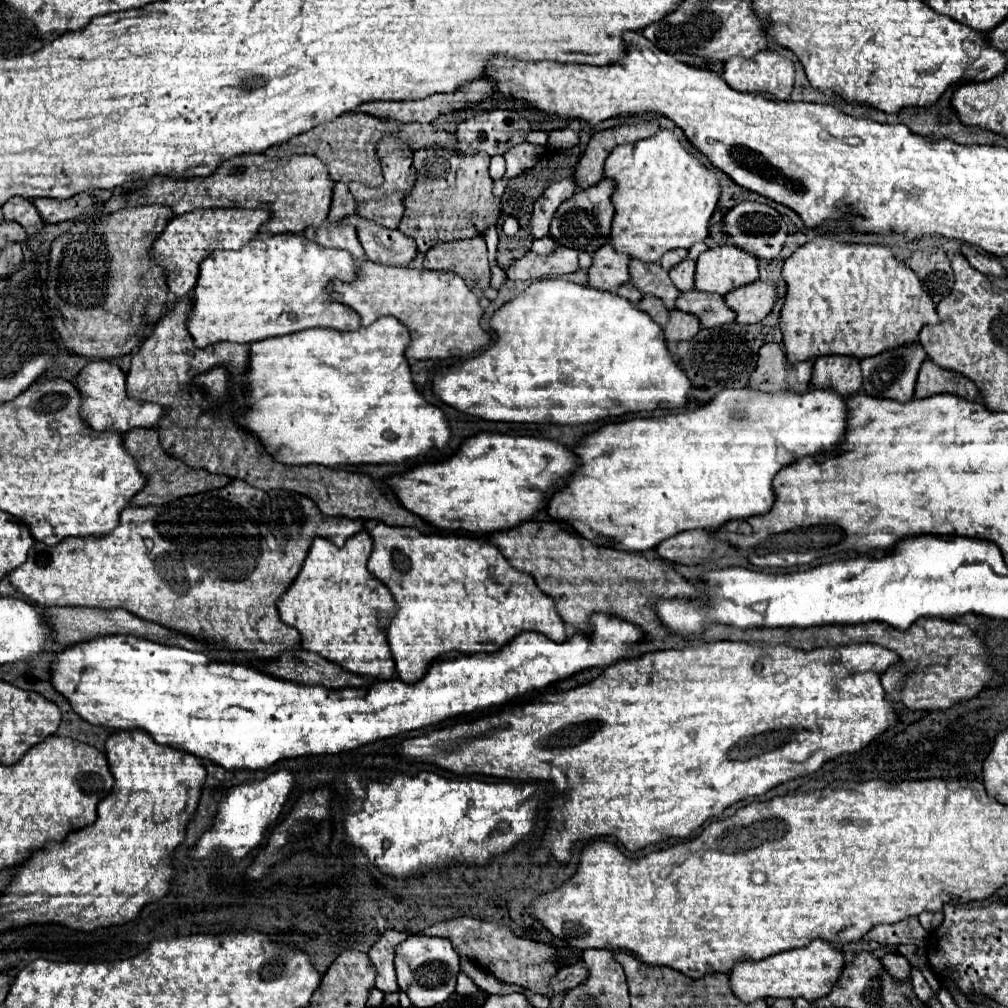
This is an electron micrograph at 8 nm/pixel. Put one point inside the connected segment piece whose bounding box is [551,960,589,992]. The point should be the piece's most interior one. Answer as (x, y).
(572, 976)

